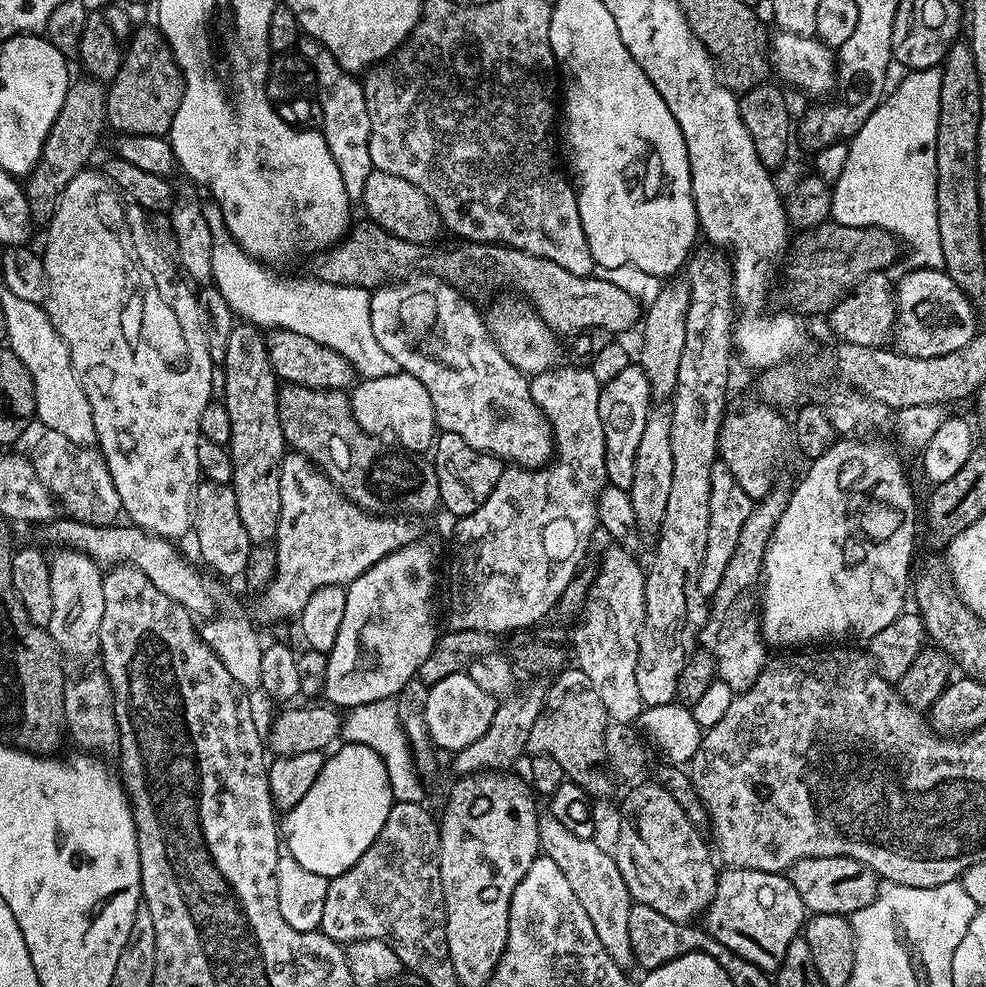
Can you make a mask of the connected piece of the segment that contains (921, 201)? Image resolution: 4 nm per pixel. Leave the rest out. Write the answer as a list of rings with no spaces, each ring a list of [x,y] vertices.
[[[917,68],[903,73],[900,85],[889,91],[880,104],[866,118],[866,122],[847,141],[848,153],[844,165],[836,176],[832,189],[831,219],[842,226],[866,226],[881,228],[896,235],[897,241],[912,247],[904,272],[917,272],[919,268],[943,269],[942,238],[938,235],[938,162],[936,139],[938,138],[938,114],[942,98],[940,68]]]

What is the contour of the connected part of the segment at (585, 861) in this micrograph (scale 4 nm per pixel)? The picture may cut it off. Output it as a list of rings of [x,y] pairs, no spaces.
[[[550,812],[539,815],[539,842],[541,853],[557,863],[558,870],[562,871],[566,882],[570,882],[570,890],[574,890],[578,902],[582,902],[582,910],[586,910],[586,915],[589,916],[590,923],[594,926],[594,934],[598,934],[598,942],[602,942],[606,954],[610,954],[610,958],[614,958],[614,962],[620,968],[631,969],[634,961],[630,946],[630,910],[634,901],[630,890],[626,890],[626,882],[622,882],[622,873],[618,870],[613,855],[596,844],[595,839],[579,838],[570,830],[566,830],[566,826],[563,826],[562,822],[554,818]]]

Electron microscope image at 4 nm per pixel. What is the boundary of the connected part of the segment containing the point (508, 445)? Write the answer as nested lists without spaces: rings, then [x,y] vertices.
[[[415,274],[409,275],[407,278],[401,279],[399,282],[389,282],[380,285],[371,293],[372,301],[370,302],[370,326],[374,330],[374,338],[378,338],[378,346],[382,346],[382,350],[386,350],[386,354],[390,354],[390,358],[394,358],[397,369],[406,374],[410,374],[414,378],[418,378],[418,382],[422,382],[422,386],[426,386],[426,390],[430,393],[430,400],[434,402],[434,414],[436,415],[436,423],[445,432],[453,432],[458,434],[458,438],[462,438],[462,442],[470,442],[470,446],[474,446],[474,450],[479,452],[489,452],[491,456],[495,456],[497,461],[509,462],[513,460],[513,465],[519,466],[524,470],[539,470],[549,463],[554,456],[554,441],[552,439],[552,427],[550,422],[542,414],[542,410],[538,405],[532,407],[532,414],[524,414],[524,410],[516,404],[514,400],[518,398],[518,392],[514,390],[526,390],[530,380],[523,372],[519,372],[515,366],[506,358],[506,354],[502,354],[502,350],[494,342],[494,338],[488,332],[488,325],[482,312],[479,312],[470,301],[467,300],[465,293],[461,289],[456,288],[452,284],[441,280],[439,276],[431,274]]]

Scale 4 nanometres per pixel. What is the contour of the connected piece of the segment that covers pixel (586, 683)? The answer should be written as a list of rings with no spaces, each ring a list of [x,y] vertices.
[[[579,666],[565,667],[555,678],[552,689],[547,689],[544,711],[528,731],[527,751],[532,756],[554,758],[554,762],[562,766],[565,777],[589,797],[608,796],[612,792],[613,780],[606,767],[608,749],[604,747],[604,738],[610,727],[608,712],[595,693],[590,678]]]

